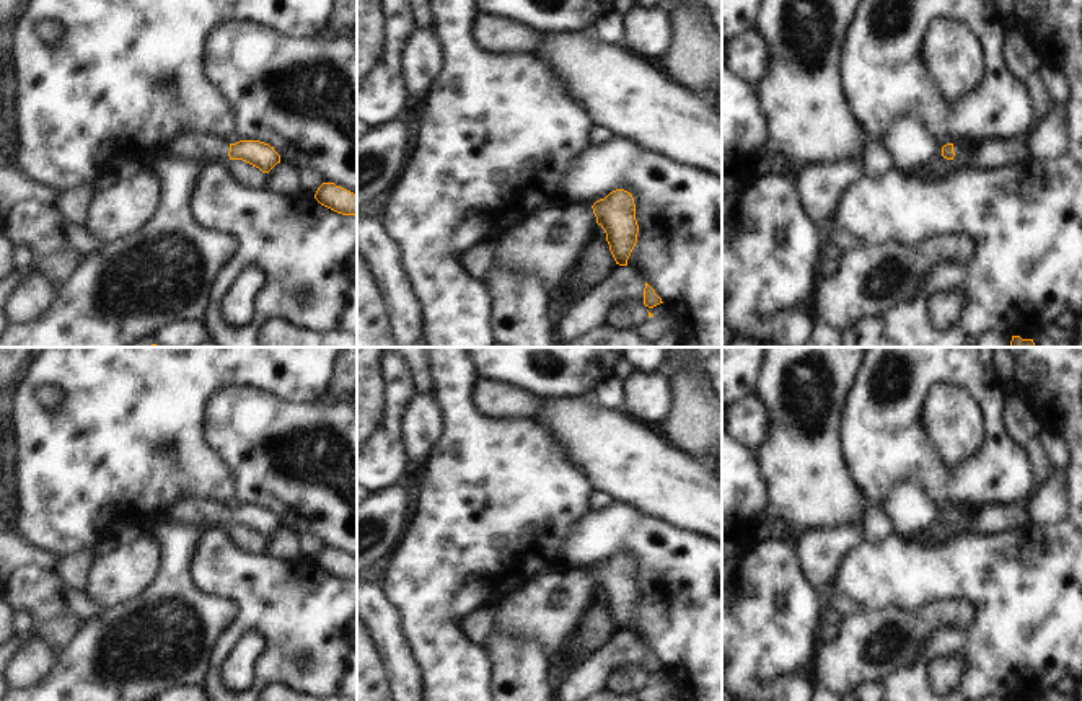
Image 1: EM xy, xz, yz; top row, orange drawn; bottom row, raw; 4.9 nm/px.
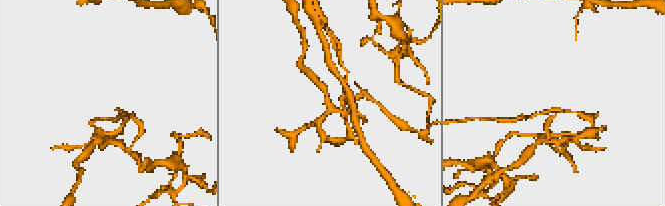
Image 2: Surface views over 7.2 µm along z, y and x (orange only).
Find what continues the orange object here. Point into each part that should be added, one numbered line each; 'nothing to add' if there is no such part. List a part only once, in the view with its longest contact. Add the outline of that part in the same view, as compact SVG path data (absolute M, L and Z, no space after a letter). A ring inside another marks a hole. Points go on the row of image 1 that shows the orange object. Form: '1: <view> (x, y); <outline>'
1: xz (546, 246); M592 205L546 209L495 241L492 266L507 276L534 279L554 293L567 285L596 231Z

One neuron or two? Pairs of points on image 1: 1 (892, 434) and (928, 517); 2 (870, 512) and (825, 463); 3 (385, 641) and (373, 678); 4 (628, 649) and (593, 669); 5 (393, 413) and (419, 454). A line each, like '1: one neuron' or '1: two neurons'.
1: two neurons
2: two neurons
3: two neurons
4: one neuron
5: two neurons

